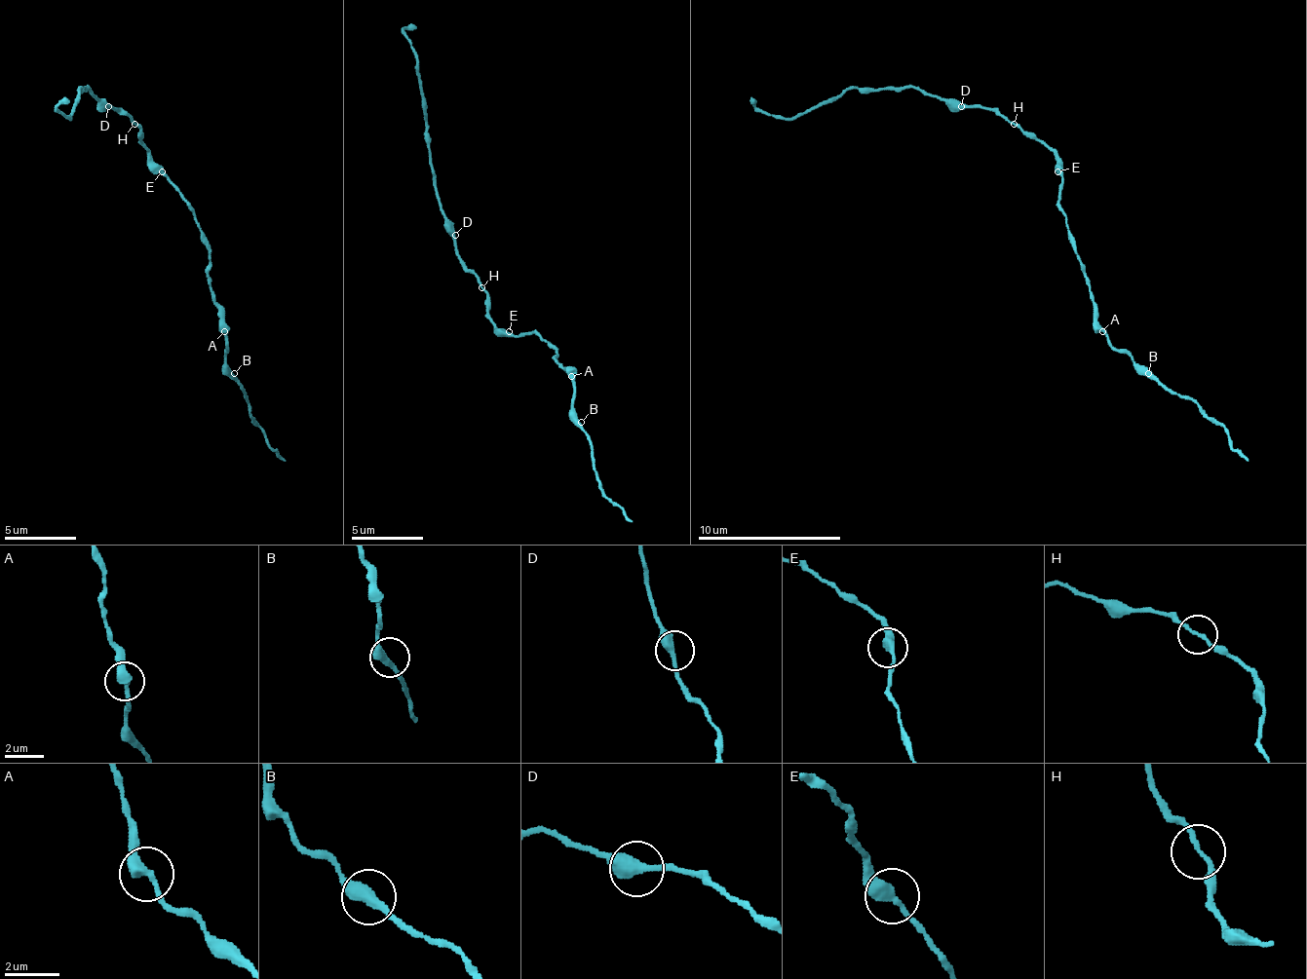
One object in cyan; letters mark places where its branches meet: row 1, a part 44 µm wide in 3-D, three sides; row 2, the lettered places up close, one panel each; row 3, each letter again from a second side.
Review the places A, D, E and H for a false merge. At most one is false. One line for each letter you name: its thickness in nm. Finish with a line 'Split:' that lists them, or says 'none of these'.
Split: none of these

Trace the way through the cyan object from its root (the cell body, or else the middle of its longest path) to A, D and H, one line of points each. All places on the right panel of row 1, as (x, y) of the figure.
A: (1061, 175), (1061, 211), (1069, 225), (1069, 244), (1076, 250), (1080, 269), (1087, 280), (1094, 316), (1101, 330)
D: (1061, 175), (1061, 165), (1051, 150), (1036, 139), (1029, 139), (1000, 114), (982, 106), (961, 106)
H: (1061, 175), (1061, 165), (1055, 154), (1036, 139), (1029, 139), (1015, 125)

